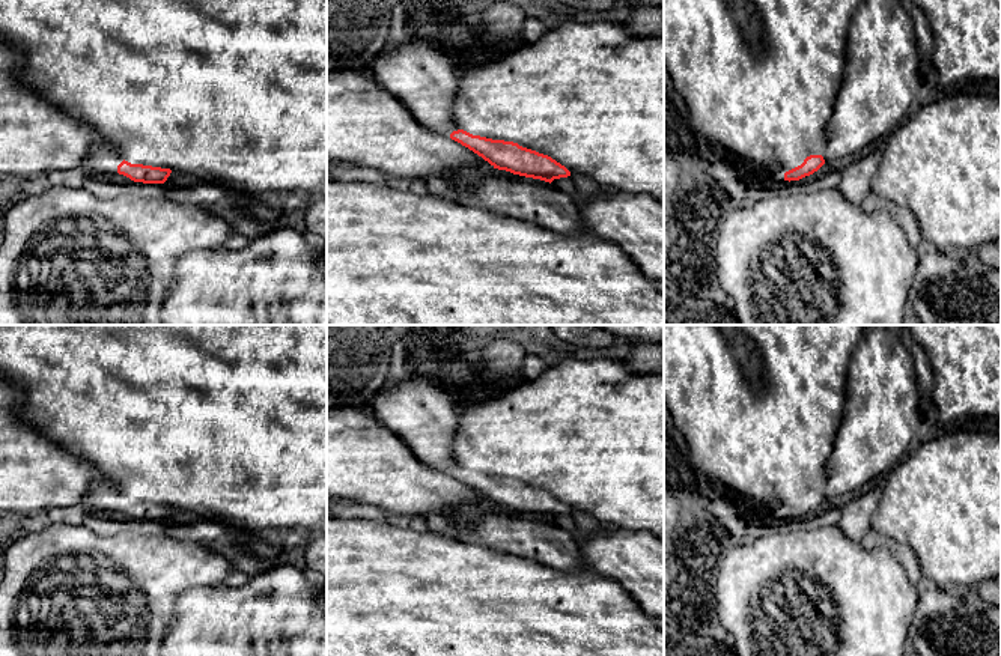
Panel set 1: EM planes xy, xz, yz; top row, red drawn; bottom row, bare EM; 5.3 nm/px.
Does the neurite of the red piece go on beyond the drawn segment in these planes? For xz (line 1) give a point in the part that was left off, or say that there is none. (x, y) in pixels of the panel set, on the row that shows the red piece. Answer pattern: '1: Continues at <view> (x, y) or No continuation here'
1: Continues at xz (422, 74)

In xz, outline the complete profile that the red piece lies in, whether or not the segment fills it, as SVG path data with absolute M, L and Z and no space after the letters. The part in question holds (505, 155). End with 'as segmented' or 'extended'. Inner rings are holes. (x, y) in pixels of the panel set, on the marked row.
M411 27L409 39L399 47L382 47L367 68L369 75L399 99L414 119L434 134L450 137L494 169L552 182L570 172L548 155L513 141L473 135L455 122L458 89L455 56L429 30Z; extended

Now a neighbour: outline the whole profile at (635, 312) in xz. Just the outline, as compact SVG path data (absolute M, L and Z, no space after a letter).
M327 179L327 325L664 325L664 292L638 269L635 262L616 244L595 232L557 233L531 221L501 217L482 208L456 202L453 197L420 196L402 185L376 185L357 181Z

